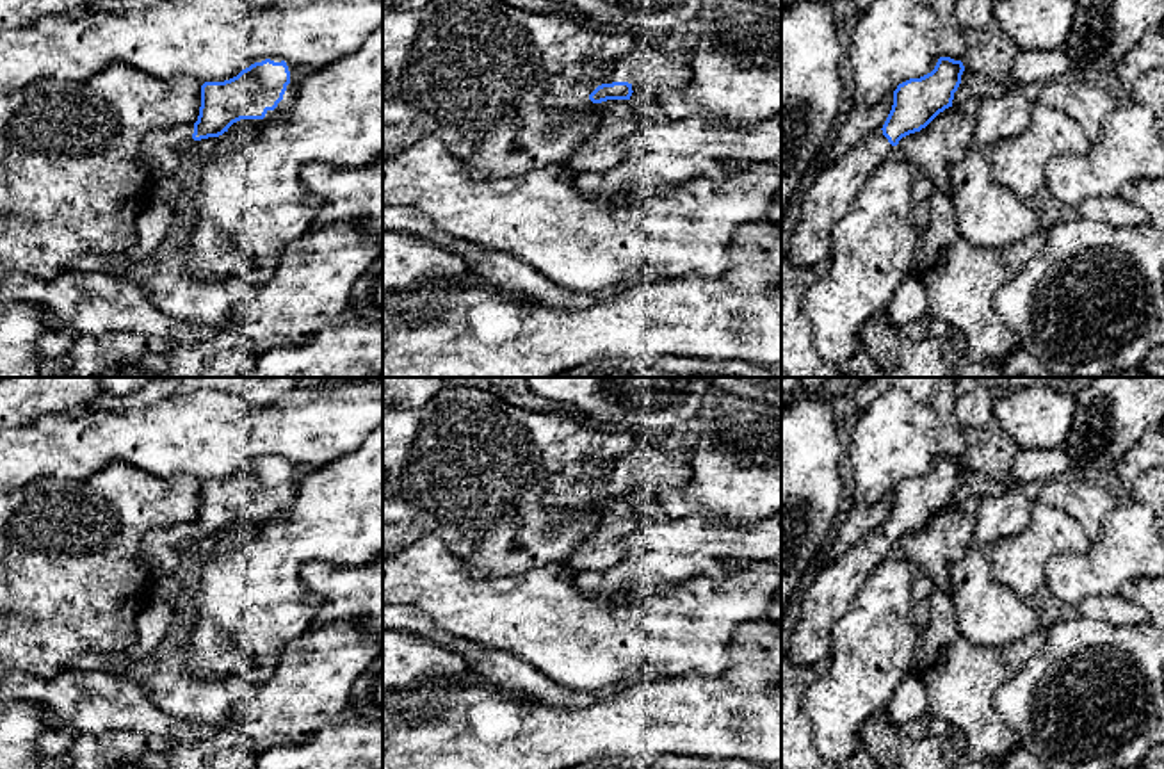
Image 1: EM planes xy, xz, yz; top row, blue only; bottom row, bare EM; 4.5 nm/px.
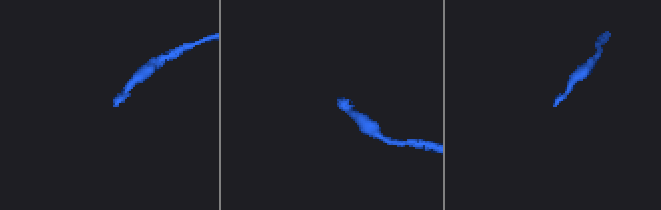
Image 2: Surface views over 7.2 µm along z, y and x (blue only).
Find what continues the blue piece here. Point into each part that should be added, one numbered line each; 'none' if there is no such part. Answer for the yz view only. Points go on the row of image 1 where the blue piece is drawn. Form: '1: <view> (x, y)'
1: yz (830, 196)

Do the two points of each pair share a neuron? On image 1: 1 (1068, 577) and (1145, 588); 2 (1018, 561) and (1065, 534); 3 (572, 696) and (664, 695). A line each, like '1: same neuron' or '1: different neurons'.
1: different neurons
2: same neuron
3: different neurons

